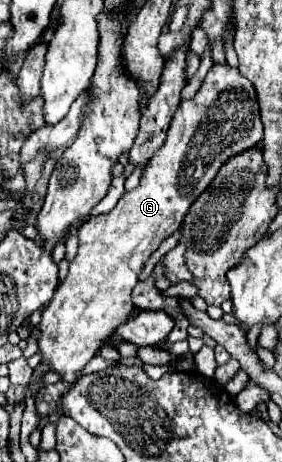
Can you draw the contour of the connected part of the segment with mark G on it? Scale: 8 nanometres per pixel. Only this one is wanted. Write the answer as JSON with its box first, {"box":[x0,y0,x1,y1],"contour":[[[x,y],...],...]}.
{"box":[38,63,262,385],"contour":[[[216,63],[196,95],[182,99],[166,143],[148,161],[138,187],[124,193],[110,213],[96,215],[78,229],[78,253],[38,323],[42,363],[56,371],[60,381],[74,385],[88,361],[110,341],[116,327],[134,315],[130,295],[140,271],[160,243],[180,227],[184,211],[208,187],[220,163],[248,147],[256,147],[260,139],[262,121],[254,85],[228,63]]]}

